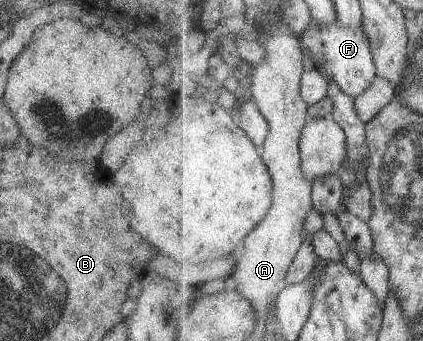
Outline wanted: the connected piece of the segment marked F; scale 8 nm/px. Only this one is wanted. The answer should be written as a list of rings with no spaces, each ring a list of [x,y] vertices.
[[[336,22],[324,30],[310,24],[302,36],[304,47],[311,52],[316,68],[328,73],[342,90],[352,98],[359,97],[377,77],[377,68],[364,26],[360,29],[343,27]]]

